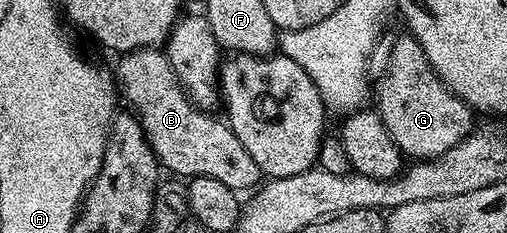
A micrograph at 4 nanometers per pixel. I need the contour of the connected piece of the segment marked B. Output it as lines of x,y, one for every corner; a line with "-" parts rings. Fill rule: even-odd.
141,47
138,51
121,54
117,59
120,60
116,63
114,79
122,92
123,102
125,99
133,107
129,108
140,120
144,136
165,172
193,179
210,177
222,181
222,185
237,193
251,192
261,182
254,157
246,153
242,141
234,137
227,122
220,120
219,123
212,113
192,103
163,50

